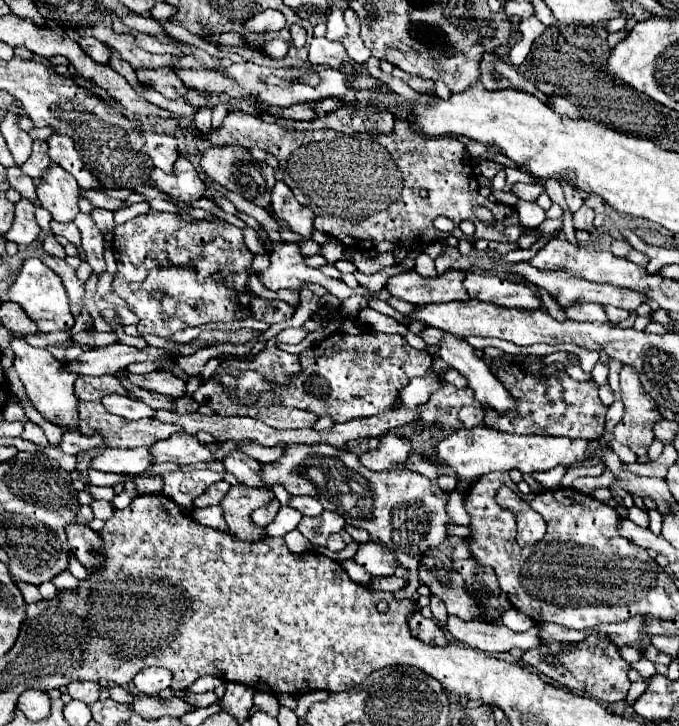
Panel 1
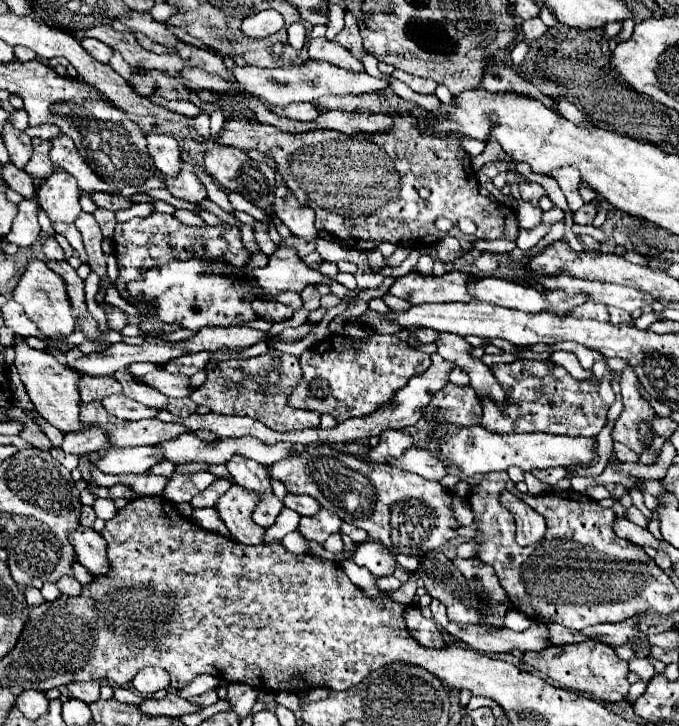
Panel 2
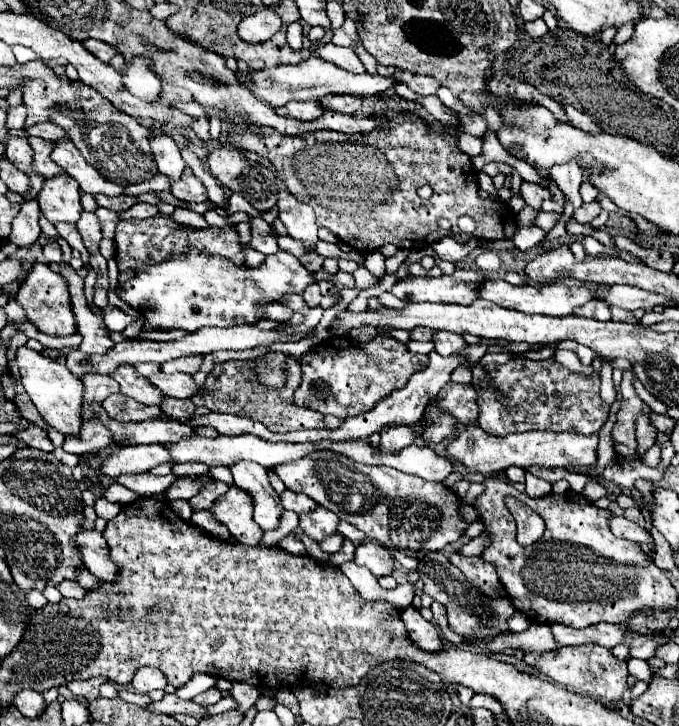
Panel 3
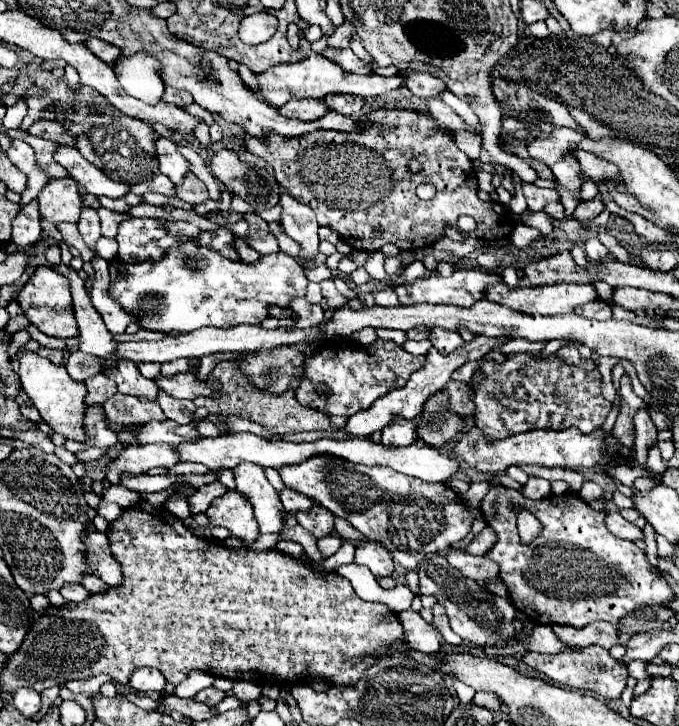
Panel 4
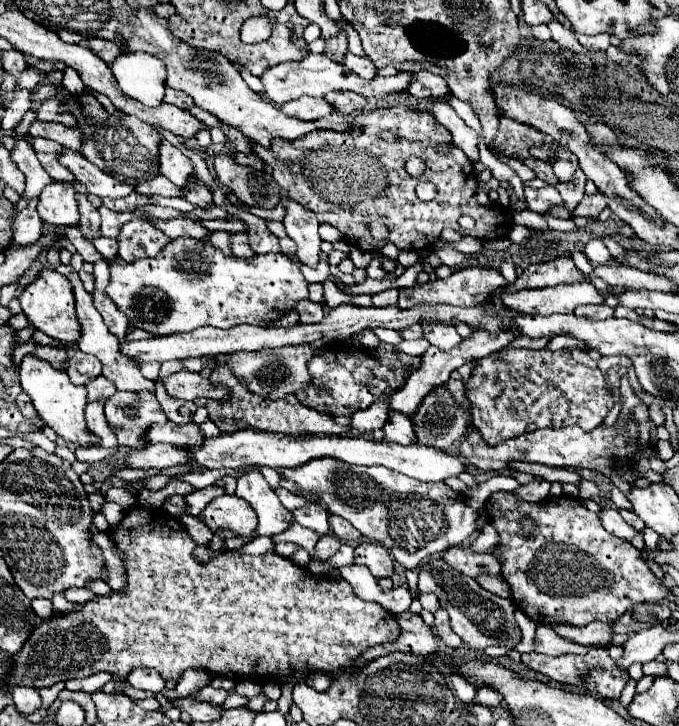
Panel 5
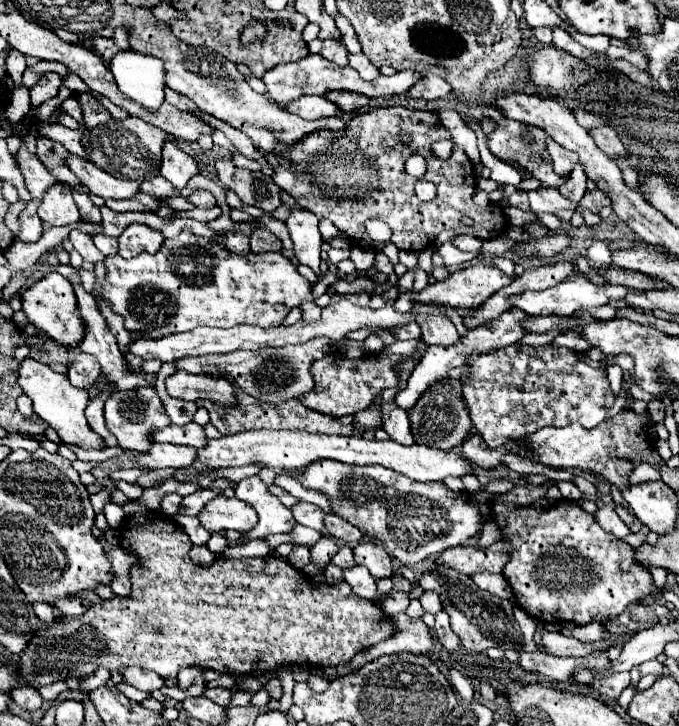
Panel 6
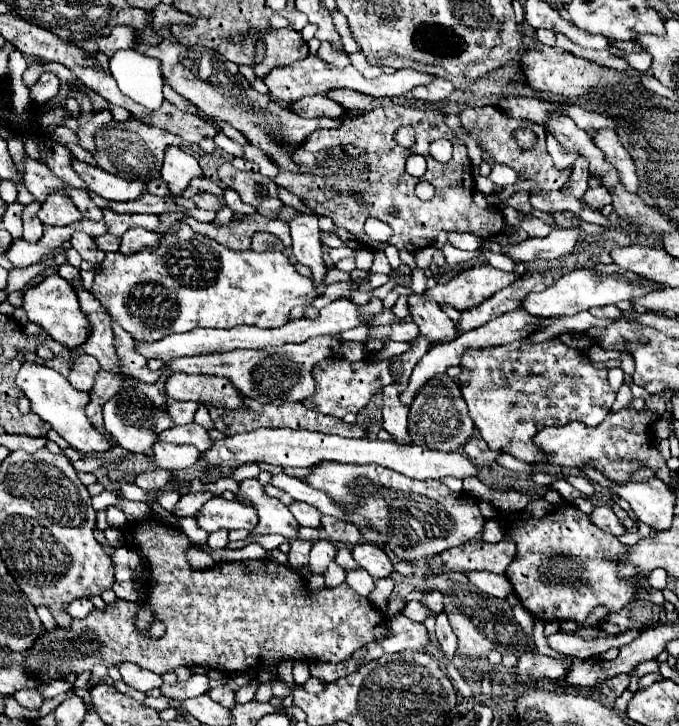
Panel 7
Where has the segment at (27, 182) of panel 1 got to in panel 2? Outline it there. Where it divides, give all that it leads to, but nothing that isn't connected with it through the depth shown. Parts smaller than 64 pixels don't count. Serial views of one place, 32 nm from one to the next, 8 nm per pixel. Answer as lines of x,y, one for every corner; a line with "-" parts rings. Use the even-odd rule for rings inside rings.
8,164
4,166
4,180
12,190
16,190
25,199
34,200
36,198
36,186
24,170
18,170
16,166

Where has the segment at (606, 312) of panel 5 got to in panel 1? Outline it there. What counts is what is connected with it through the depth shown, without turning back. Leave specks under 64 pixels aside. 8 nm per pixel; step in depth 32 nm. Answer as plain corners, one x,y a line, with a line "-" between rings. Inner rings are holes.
580,304
580,306
568,306
566,316
576,322
608,322
604,308
600,304

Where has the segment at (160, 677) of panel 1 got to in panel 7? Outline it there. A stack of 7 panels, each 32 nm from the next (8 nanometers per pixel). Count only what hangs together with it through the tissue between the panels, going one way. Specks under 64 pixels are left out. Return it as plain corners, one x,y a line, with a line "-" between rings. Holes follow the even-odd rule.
120,664
120,674
122,674
122,680
136,688
136,690
142,690
142,692
148,692
152,688
160,688
162,686
162,678
156,676
154,672
148,672
140,666
134,666
134,664

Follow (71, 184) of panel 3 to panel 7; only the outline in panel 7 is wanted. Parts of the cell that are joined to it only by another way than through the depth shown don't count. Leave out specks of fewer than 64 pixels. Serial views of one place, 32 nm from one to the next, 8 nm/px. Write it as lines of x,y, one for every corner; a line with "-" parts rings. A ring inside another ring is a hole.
54,190
40,206
38,218
48,226
68,226
72,222
78,222
82,216
66,190

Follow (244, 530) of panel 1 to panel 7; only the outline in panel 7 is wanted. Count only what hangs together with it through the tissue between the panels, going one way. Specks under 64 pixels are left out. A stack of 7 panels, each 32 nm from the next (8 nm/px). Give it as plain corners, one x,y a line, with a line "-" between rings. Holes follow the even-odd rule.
214,496
208,500
196,514
196,520
206,532
216,532
220,528
252,530
258,524
257,512
252,506
246,506
236,498
226,500
224,496

